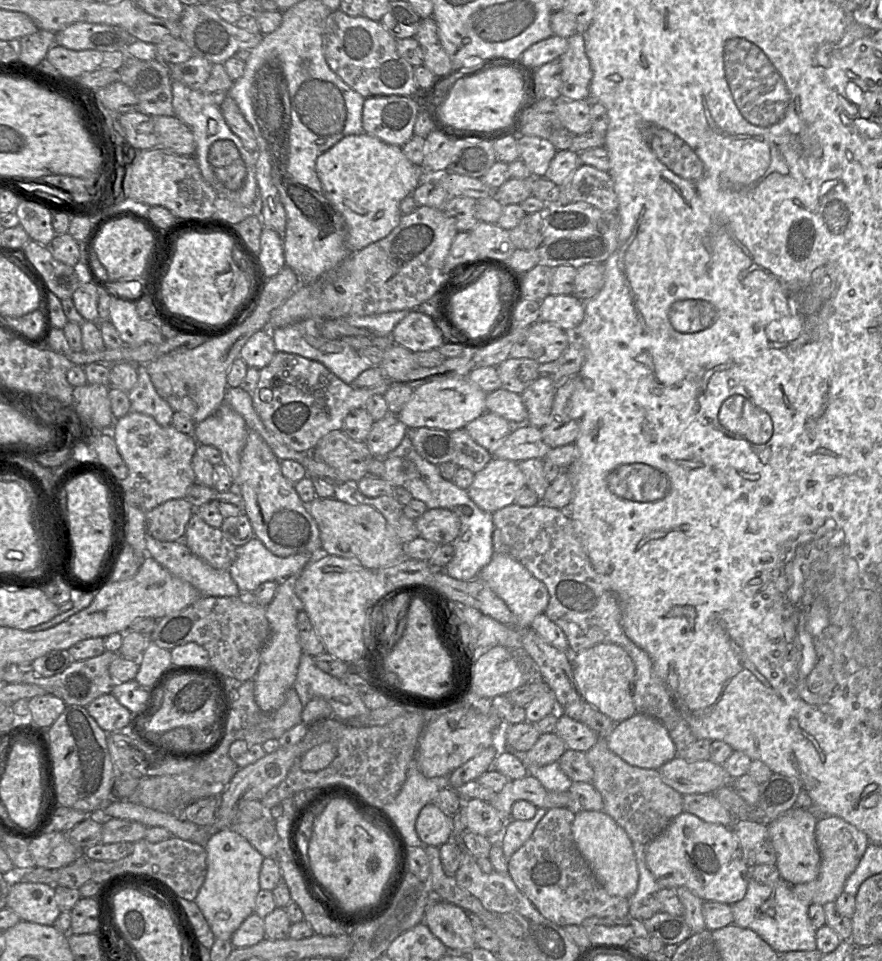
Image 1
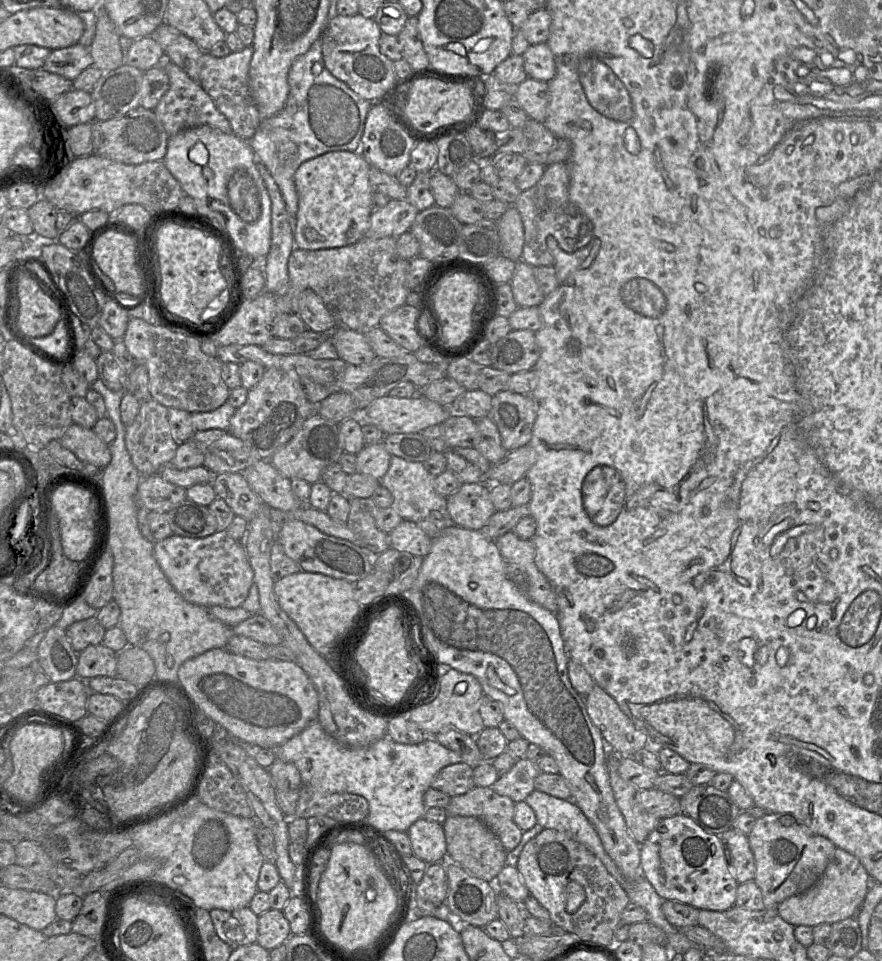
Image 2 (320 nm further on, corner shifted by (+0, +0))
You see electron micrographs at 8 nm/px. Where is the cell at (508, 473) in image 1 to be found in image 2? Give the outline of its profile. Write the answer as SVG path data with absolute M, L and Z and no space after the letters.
M464 483L447 497L448 513L457 526L479 531L486 525L496 511L490 498L489 489L489 484Z

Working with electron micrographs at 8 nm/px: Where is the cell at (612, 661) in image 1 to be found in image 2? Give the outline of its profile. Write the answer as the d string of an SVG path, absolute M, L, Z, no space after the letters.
M595 684L584 699L587 713L610 752L631 756L652 744L647 733L637 728L613 697L600 686Z

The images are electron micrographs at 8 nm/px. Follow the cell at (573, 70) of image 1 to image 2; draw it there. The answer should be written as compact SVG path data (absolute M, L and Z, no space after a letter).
M547 42L530 45L522 56L528 77L544 82L554 78L556 64Z

